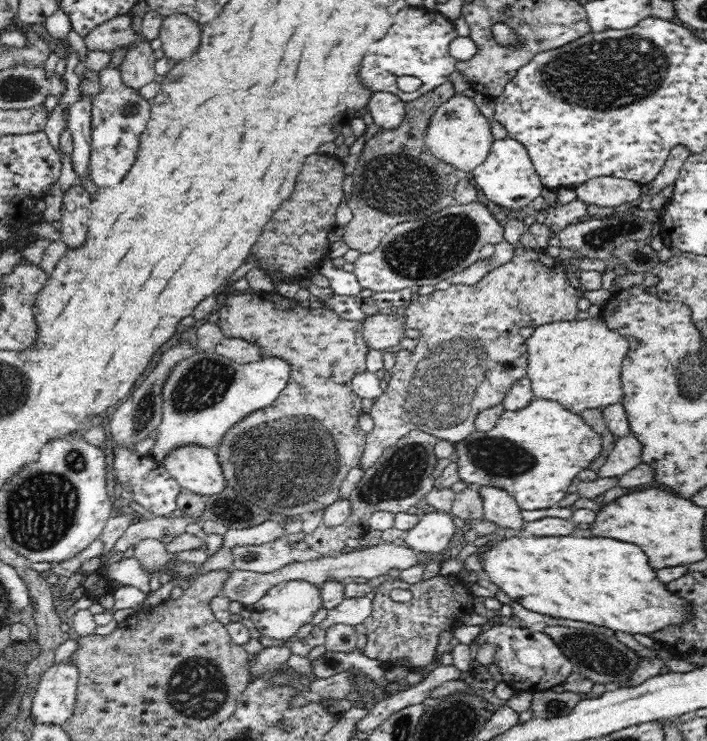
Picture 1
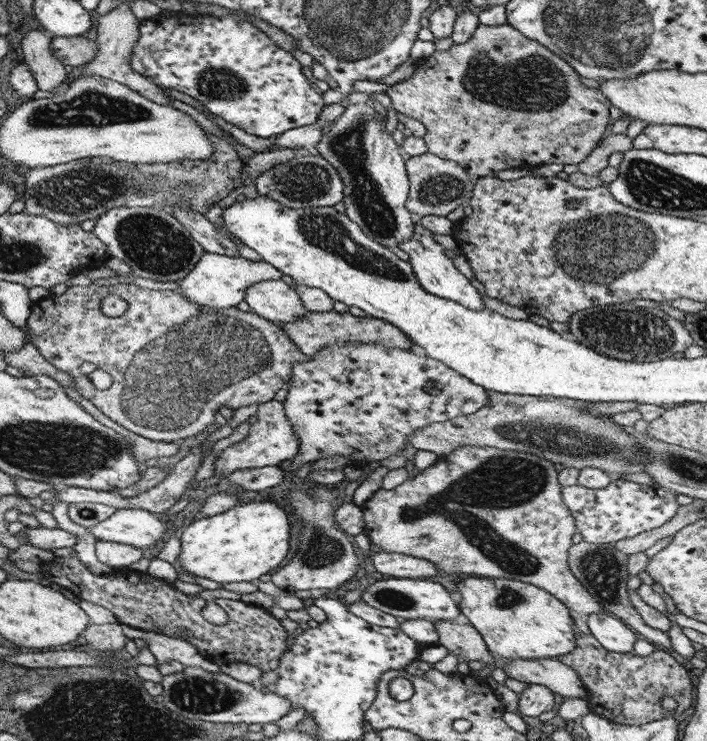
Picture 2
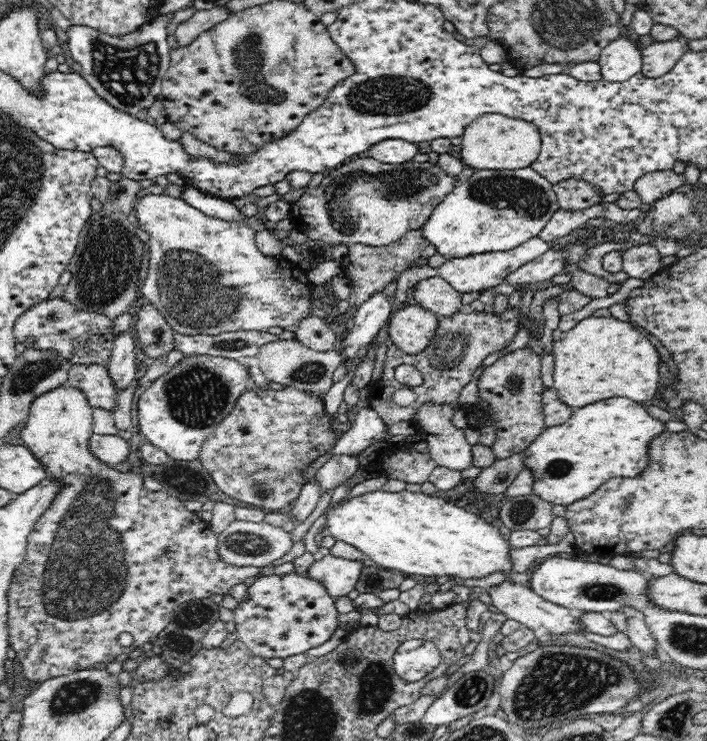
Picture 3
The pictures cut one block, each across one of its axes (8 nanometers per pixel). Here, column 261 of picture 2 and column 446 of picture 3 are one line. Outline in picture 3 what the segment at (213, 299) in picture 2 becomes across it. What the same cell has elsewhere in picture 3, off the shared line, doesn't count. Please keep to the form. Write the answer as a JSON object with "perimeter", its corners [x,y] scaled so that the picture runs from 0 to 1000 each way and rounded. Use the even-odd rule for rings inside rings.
{"perimeter":[[[764,320],[748,321],[744,327],[724,337],[668,343],[668,345],[659,345],[659,348],[642,348],[642,351],[628,354],[618,363],[620,372],[628,375],[631,381],[642,386],[652,397],[685,393],[713,381],[713,375],[727,367],[727,364],[758,352],[758,348],[777,337],[775,333],[775,327],[769,327]]]}

